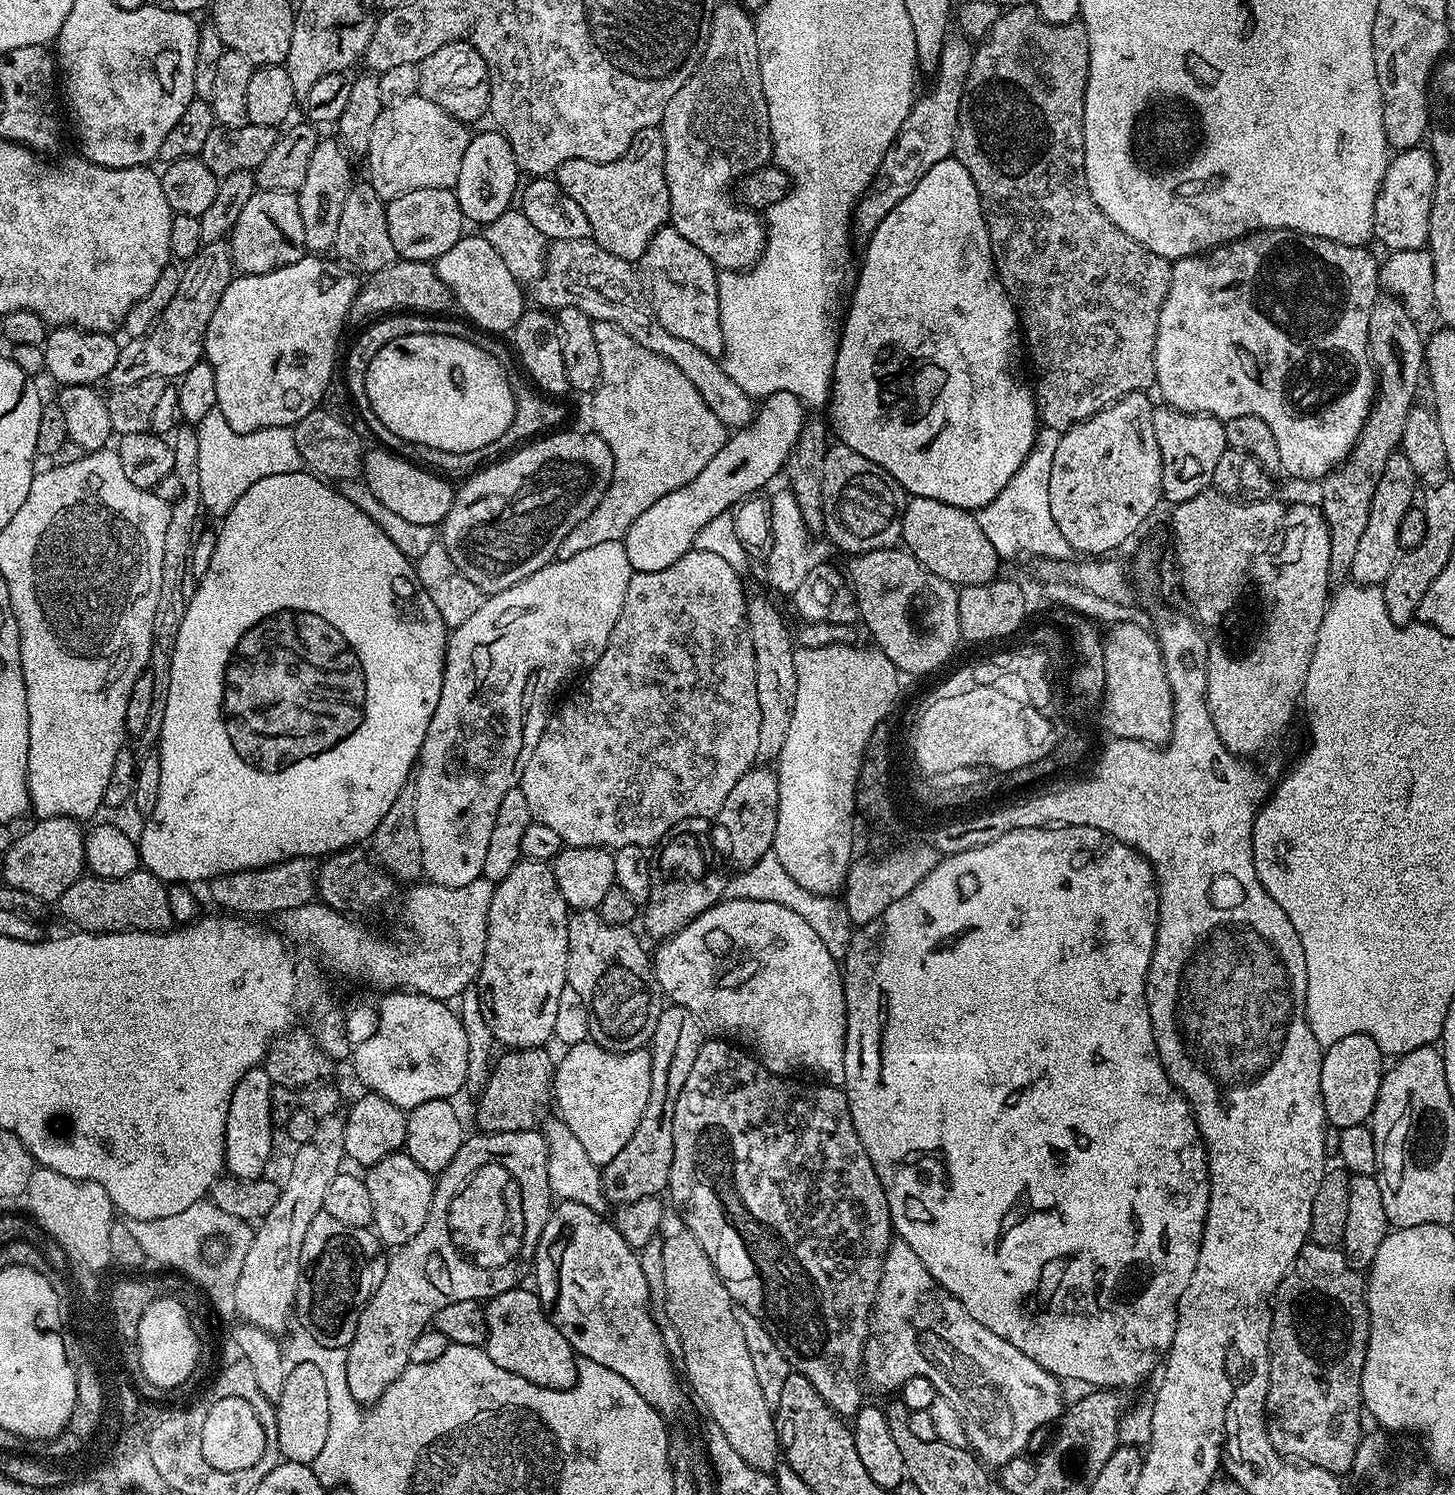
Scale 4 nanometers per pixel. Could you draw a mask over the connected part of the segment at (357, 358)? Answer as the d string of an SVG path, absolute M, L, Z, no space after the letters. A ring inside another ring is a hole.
M393 312L381 316L378 320L373 320L363 330L357 331L360 333L357 334L356 341L348 348L348 376L346 375L346 383L355 411L357 413L364 412L365 422L372 427L373 434L380 439L377 441L383 447L395 452L397 456L404 457L405 460L419 462L421 465L427 466L445 477L460 476L459 478L467 478L472 473L479 472L482 468L487 468L489 464L496 463L497 460L513 451L517 446L523 445L541 434L559 429L563 425L560 423L564 420L564 408L560 405L561 401L559 399L549 398L545 393L533 387L527 375L518 367L509 345L505 341L505 345L500 341L503 339L497 338L492 334L486 335L483 328L476 327L475 324L467 319L451 320L450 317L451 315L448 314ZM406 334L446 334L447 336L457 336L475 344L483 344L487 352L494 354L494 358L498 358L498 362L504 365L504 369L508 371L508 381L512 387L514 402L516 403L514 422L510 422L510 426L506 430L506 434L502 434L502 438L490 442L490 446L486 446L482 450L447 452L446 450L434 450L430 446L411 444L408 440L398 438L398 434L390 434L390 430L386 430L384 423L378 419L378 414L374 414L374 410L370 406L370 398L366 398L366 370L370 366L370 361L374 358L374 354L378 354L378 350L382 350L382 346L386 346L386 342L394 342L394 338L402 338Z

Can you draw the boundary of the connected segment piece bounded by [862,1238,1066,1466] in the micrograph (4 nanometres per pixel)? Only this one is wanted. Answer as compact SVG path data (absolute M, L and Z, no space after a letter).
M899 1238L893 1239L892 1244L888 1247L888 1253L884 1256L884 1269L880 1275L880 1285L876 1291L876 1302L872 1305L870 1335L868 1343L864 1346L862 1372L867 1383L869 1380L876 1388L892 1388L892 1390L899 1390L910 1378L930 1378L930 1382L934 1382L939 1399L950 1402L950 1406L954 1406L954 1410L964 1421L971 1451L975 1452L977 1457L988 1466L993 1466L992 1464L1003 1466L1006 1462L1010 1462L1010 1458L1021 1455L1027 1449L1024 1447L1031 1442L1032 1435L1043 1424L1050 1423L1049 1425L1051 1425L1053 1422L1059 1421L1066 1407L1064 1392L1060 1389L1063 1388L1061 1381L1050 1375L1046 1370L1042 1370L1042 1366L1038 1366L1038 1362L1026 1358L1026 1354L1022 1354L1022 1350L1018 1350L1018 1346L1010 1346L1010 1342L1006 1342L1006 1338L986 1330L986 1326L982 1326L982 1322L970 1318L970 1314L964 1309L964 1304L958 1302L958 1298L951 1296L946 1289L941 1288L939 1282L930 1274L930 1270L926 1270L926 1266L922 1266L922 1258L918 1258L918 1254L914 1254L914 1250L910 1250L910 1246L905 1240Z

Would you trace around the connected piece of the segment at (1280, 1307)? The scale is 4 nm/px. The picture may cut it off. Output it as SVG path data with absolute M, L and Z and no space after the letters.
M1305 1242L1302 1250L1296 1256L1292 1267L1288 1269L1282 1282L1277 1286L1274 1293L1274 1303L1272 1304L1272 1329L1268 1339L1268 1393L1264 1403L1266 1413L1266 1423L1268 1425L1268 1437L1274 1446L1274 1450L1279 1456L1291 1458L1304 1466L1321 1468L1327 1472L1332 1472L1337 1478L1351 1473L1354 1462L1355 1448L1359 1444L1362 1435L1360 1428L1360 1416L1362 1417L1362 1370L1366 1362L1366 1350L1368 1349L1368 1301L1366 1299L1366 1280L1359 1272L1355 1272L1349 1266L1344 1257L1343 1251L1339 1247L1327 1248L1318 1246L1311 1242Z

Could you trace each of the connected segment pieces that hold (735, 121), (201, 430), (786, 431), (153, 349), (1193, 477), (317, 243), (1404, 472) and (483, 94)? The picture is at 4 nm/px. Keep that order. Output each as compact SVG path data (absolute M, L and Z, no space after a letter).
M738 2L717 3L706 50L694 74L670 98L664 111L662 131L666 146L666 186L670 190L670 224L694 242L702 254L717 269L726 272L743 272L757 264L764 252L766 224L755 211L747 206L736 208L732 201L732 183L741 176L747 178L760 168L773 163L770 114L767 113L766 94L762 94L762 74L750 68L750 34L755 30L753 13Z
M219 410L206 414L196 428L198 434L198 482L201 493L217 492L229 505L238 502L254 482L270 474L290 474L305 467L298 446L294 446L292 428L263 428L257 432L230 430Z
M775 392L763 397L761 404L764 405L761 408L759 405L752 423L729 435L722 450L710 458L706 470L702 470L698 478L658 498L654 506L634 518L634 526L630 526L622 541L633 572L666 570L666 566L678 562L682 554L692 551L698 530L702 530L710 518L718 518L718 514L735 509L748 496L763 493L764 487L785 471L787 459L806 421L801 397L789 392Z
M215 240L201 244L195 258L183 265L178 290L174 298L170 298L170 306L162 310L148 333L137 340L128 340L121 347L107 383L118 389L134 386L134 382L147 376L179 378L190 370L190 366L201 363L206 326L210 326L210 318L214 318L214 310L218 310L218 302L222 302L222 294L226 294L226 286L230 286L233 279L232 255L227 243Z
M1156 406L1152 409L1154 418L1154 438L1158 438L1158 454L1162 462L1161 497L1175 506L1190 502L1194 494L1202 494L1212 487L1214 469L1218 458L1227 450L1224 421L1206 414L1179 412L1176 408Z
M317 139L314 154L306 169L306 179L300 191L295 193L298 210L302 214L302 234L304 246L312 254L328 254L334 249L334 238L338 238L338 221L342 215L342 205L346 194L354 183L349 153L342 147L339 139Z
M1399 450L1393 452L1392 457L1388 460L1386 470L1378 482L1378 490L1374 490L1374 502L1370 502L1370 520L1366 522L1366 531L1362 534L1362 539L1358 541L1358 551L1354 554L1354 566L1350 566L1351 583L1380 586L1390 574L1390 570L1394 570L1396 559L1402 551L1398 542L1398 526L1402 523L1402 514L1406 514L1406 510L1413 507L1415 500L1412 499L1415 496L1417 499L1416 483L1418 483L1418 477L1414 468L1410 466L1410 458L1406 458L1404 453Z
M456 40L452 44L442 46L430 54L430 58L418 65L420 70L419 95L425 96L434 106L442 106L446 114L465 122L485 119L490 98L490 82L488 81L488 67L471 46L463 40Z

